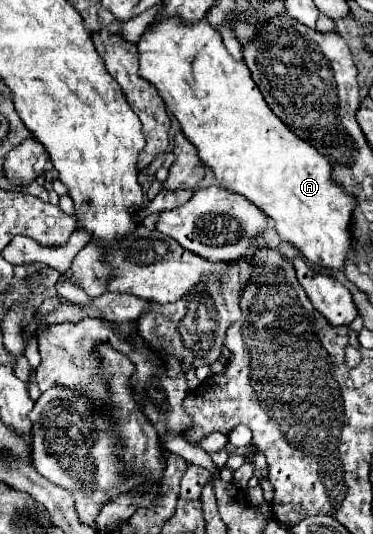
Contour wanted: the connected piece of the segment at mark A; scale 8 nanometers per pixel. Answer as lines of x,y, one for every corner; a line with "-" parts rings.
167,18
167,22
155,22
155,26
147,26
147,30
143,32
143,36
141,36
139,42
137,42
137,50
139,50
139,76
145,78
147,82
151,82
151,84
157,88
159,96
161,96
163,102
167,104
167,110
179,120
181,132
183,132
185,138
191,140
191,144
195,146
195,150
197,150
197,154
199,154
199,158
201,158
201,162
213,170
217,182
219,182
223,188
245,196
245,198
247,198
249,202
253,202
259,210
263,210
263,212
275,222
275,228
277,228
279,236
281,236
283,240
295,244
311,264
325,266
325,268
343,268
343,262
345,262
347,252
349,252
349,248
351,248
349,224
351,224
351,212
353,212
353,208
355,208
355,204
357,204
355,198
353,198
353,196
347,196
347,194
341,190
341,186
331,180
331,164
329,164
311,144
307,144
305,140
301,140
299,136
295,136
295,134
271,112
271,108
269,108
267,102
263,100
263,94
259,92
257,84
253,82
253,78
251,78
251,74
249,74
249,68
247,68
243,62
235,60
235,58
225,50
219,32
217,32
215,28
211,28
205,18
201,18
199,22
195,22
195,24
191,24
191,26
187,26
185,22
179,22
179,18

